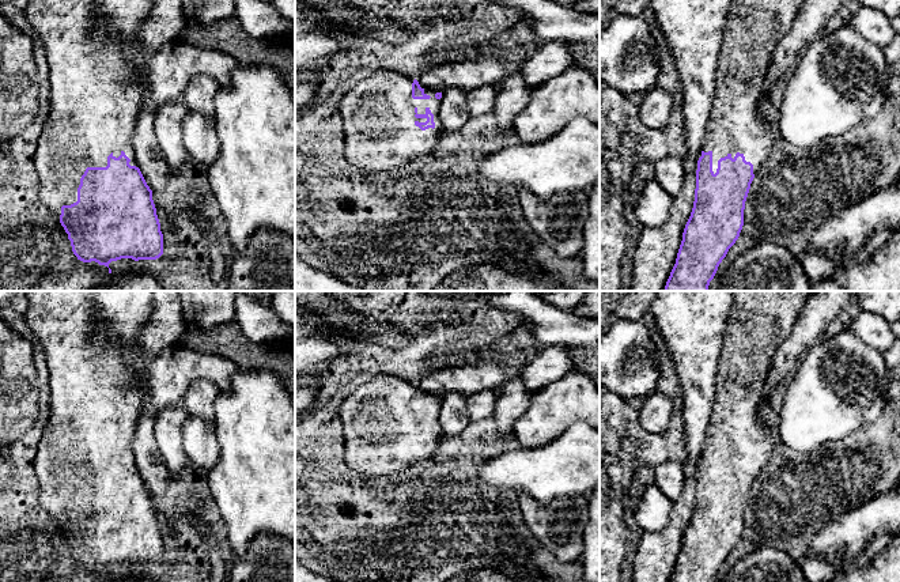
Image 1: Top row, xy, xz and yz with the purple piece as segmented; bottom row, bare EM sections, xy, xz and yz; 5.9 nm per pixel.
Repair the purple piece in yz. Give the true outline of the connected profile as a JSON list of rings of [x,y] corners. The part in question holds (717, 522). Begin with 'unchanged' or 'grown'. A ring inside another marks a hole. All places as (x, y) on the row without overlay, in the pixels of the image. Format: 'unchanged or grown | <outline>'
grown | [[[734,291],[721,351],[714,412],[696,475],[695,506],[669,582],[714,582],[744,530],[745,506],[755,479],[774,449],[763,419],[764,383],[774,356],[790,336],[813,291]]]

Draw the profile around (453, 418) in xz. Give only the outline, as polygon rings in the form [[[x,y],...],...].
[[[447,393],[442,397],[438,422],[443,438],[458,435],[470,423],[465,401],[466,397],[458,393]]]

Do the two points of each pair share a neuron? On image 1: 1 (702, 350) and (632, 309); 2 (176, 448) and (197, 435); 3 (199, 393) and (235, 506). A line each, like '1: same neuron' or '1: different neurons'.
1: different neurons
2: different neurons
3: different neurons

